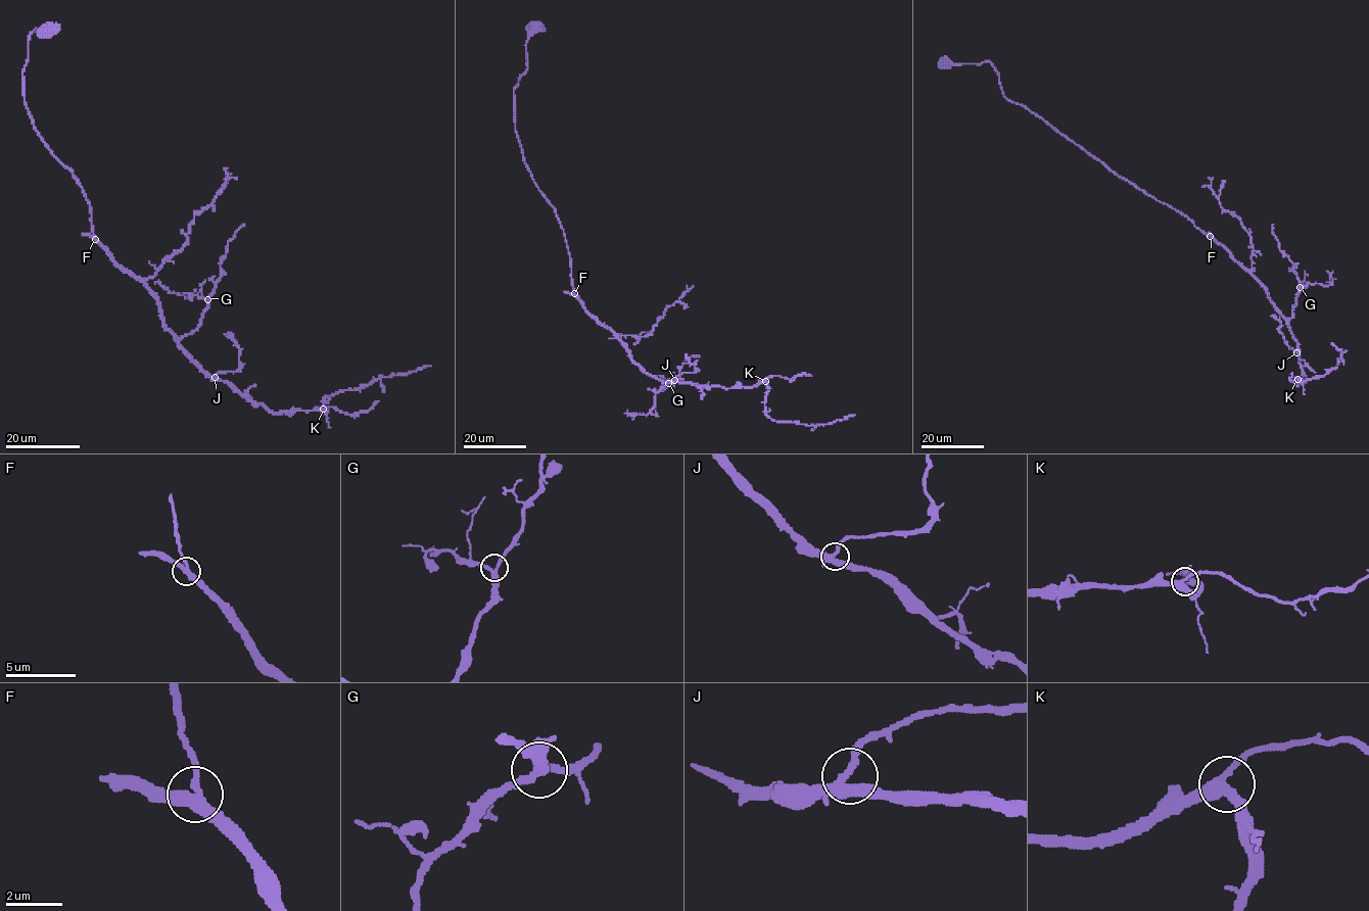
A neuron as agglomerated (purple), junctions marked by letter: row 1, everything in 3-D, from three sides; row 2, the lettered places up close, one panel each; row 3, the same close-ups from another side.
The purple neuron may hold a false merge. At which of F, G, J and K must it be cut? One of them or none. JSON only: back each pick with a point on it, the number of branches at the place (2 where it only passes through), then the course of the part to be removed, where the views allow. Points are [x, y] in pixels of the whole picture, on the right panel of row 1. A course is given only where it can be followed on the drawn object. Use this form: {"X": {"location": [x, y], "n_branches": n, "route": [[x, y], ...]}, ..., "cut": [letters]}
{"cut": []}

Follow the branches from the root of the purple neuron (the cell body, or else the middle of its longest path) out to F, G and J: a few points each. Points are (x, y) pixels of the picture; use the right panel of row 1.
F: (944, 62), (988, 60), (1007, 99), (1025, 106), (1210, 236)
G: (944, 62), (988, 60), (1007, 99), (1185, 216), (1254, 276), (1287, 320), (1300, 287)
J: (944, 62), (988, 60), (1007, 99), (1211, 235), (1264, 287), (1297, 343), (1296, 352)

